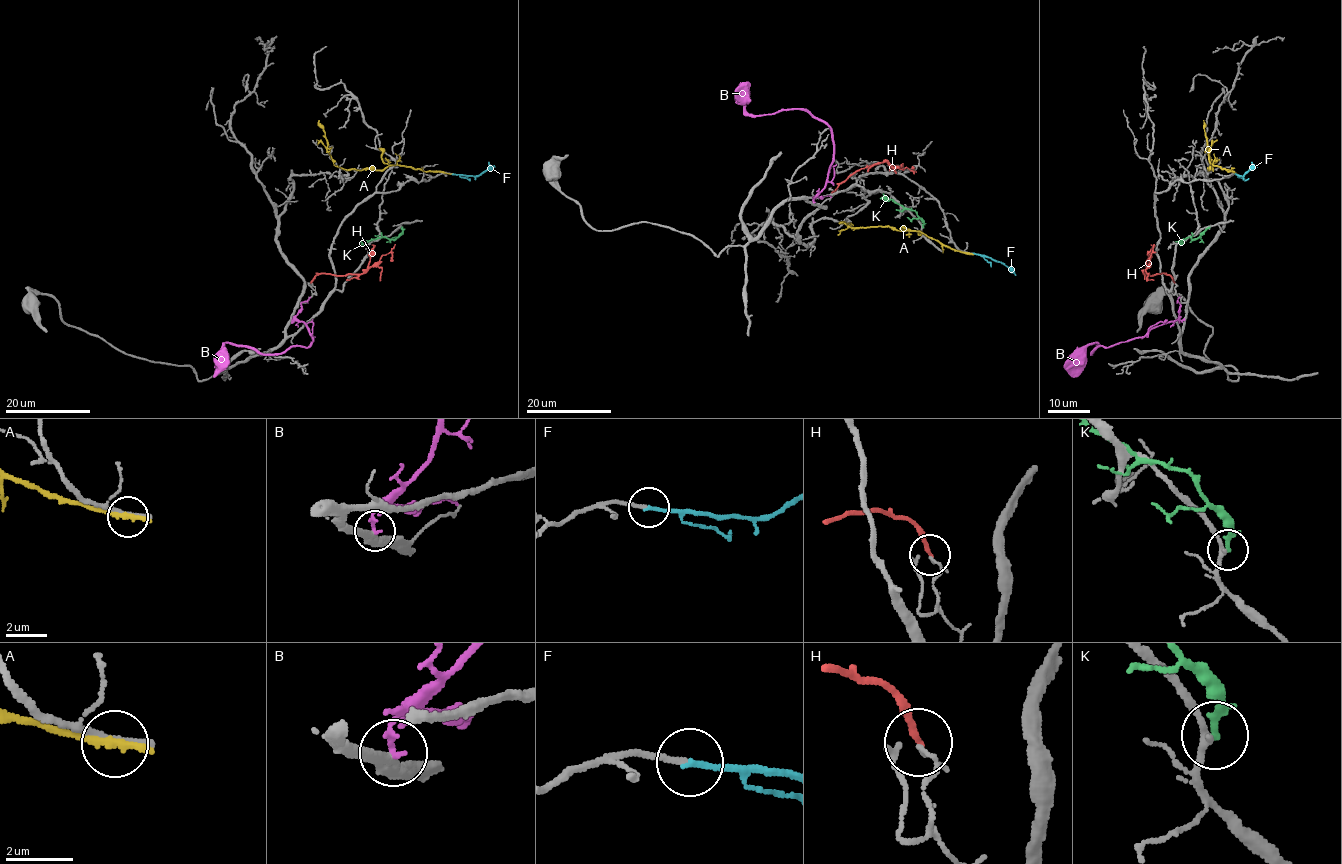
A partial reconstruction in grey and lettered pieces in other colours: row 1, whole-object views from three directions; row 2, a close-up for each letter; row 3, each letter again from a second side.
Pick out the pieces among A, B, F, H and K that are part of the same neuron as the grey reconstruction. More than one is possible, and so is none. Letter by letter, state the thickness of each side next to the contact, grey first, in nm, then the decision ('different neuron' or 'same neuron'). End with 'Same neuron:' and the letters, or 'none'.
A: calibres 240 and 280 nm; different neuron
B: calibres 380 and 160 nm; different neuron
F: calibres 200 and 170 nm; same neuron
H: calibres 80 and 170 nm; different neuron
K: calibres 180 and 200 nm; different neuron
Same neuron: F

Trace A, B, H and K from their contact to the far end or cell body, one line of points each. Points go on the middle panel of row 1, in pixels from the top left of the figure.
A: (968, 254), (945, 246), (919, 231), (888, 226), (855, 228), (840, 221)
B: (813, 202), (824, 187), (833, 161), (830, 129), (799, 108), (781, 109), (770, 115), (750, 115), (735, 91)
H: (831, 192), (857, 171), (880, 162), (887, 161), (894, 168), (911, 168)
K: (923, 227), (915, 212), (892, 199), (880, 197)

